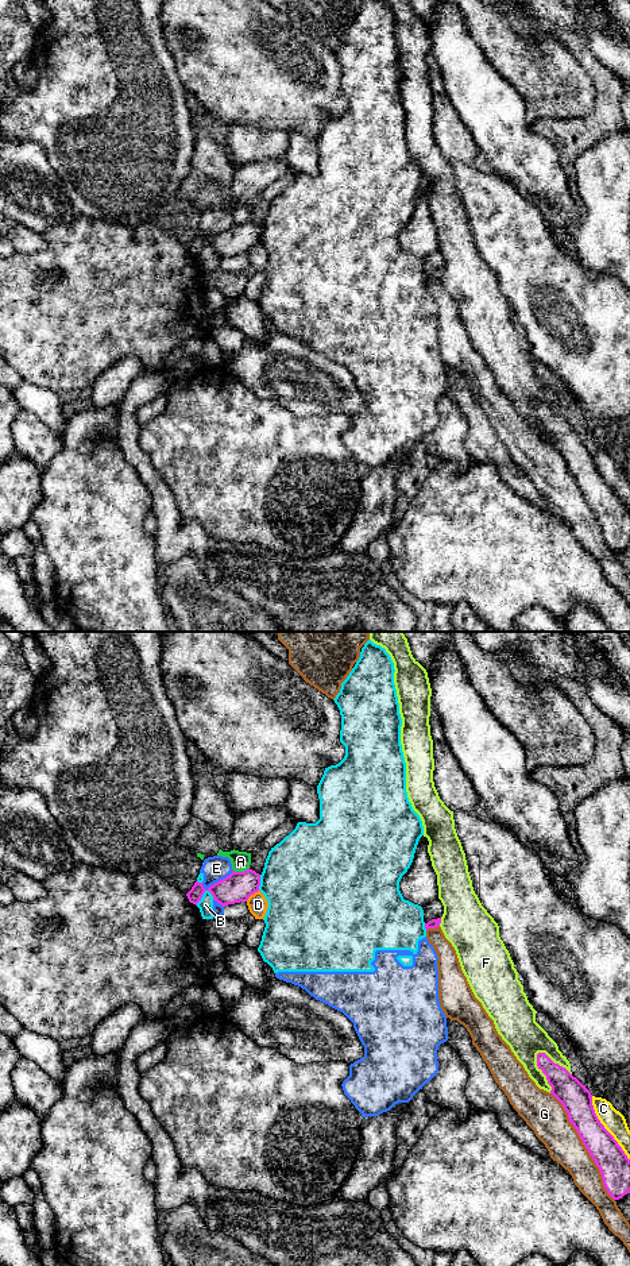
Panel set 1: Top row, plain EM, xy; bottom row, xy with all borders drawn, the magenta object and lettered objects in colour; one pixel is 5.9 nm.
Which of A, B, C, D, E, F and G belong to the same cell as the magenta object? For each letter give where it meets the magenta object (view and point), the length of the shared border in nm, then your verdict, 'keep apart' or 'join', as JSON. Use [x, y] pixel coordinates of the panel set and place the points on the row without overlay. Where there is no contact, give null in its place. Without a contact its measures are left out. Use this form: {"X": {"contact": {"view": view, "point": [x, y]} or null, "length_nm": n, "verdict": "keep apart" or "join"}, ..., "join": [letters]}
{"A": {"contact": {"view": "xy", "point": [240, 224]}, "length_nm": 100, "verdict": "keep apart"}, "B": {"contact": {"view": "xy", "point": [203, 246]}, "length_nm": 120, "verdict": "keep apart"}, "C": {"contact": {"view": "xy", "point": [605, 481]}, "length_nm": 440, "verdict": "keep apart"}, "D": {"contact": {"view": "xy", "point": [251, 246]}, "length_nm": 100, "verdict": "keep apart"}, "E": {"contact": {"view": "xy", "point": [217, 234]}, "length_nm": 220, "verdict": "keep apart"}, "F": {"contact": {"view": "xy", "point": [542, 424]}, "length_nm": 260, "verdict": "keep apart"}, "G": {"contact": {"view": "xy", "point": [584, 497]}, "length_nm": 750, "verdict": "keep apart"}, "join": []}

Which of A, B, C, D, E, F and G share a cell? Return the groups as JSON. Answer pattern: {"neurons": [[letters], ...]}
{"neurons": [["A"], ["B", "E"], ["C"], ["D"], ["F"], ["G"]]}

